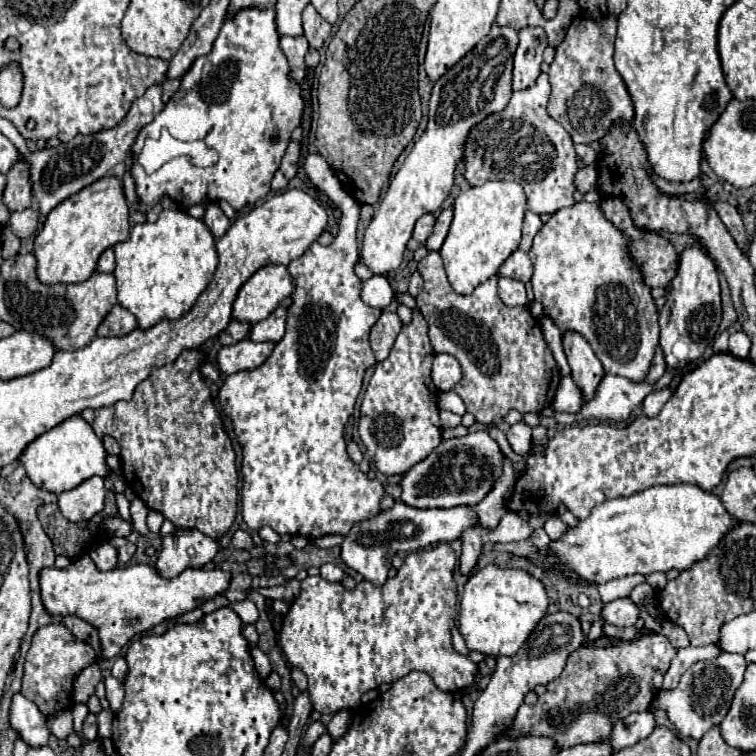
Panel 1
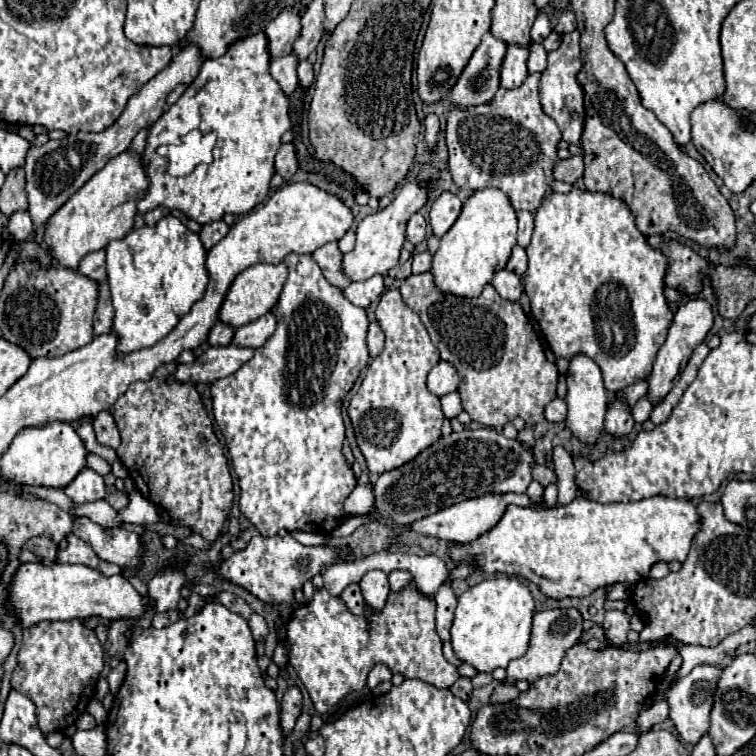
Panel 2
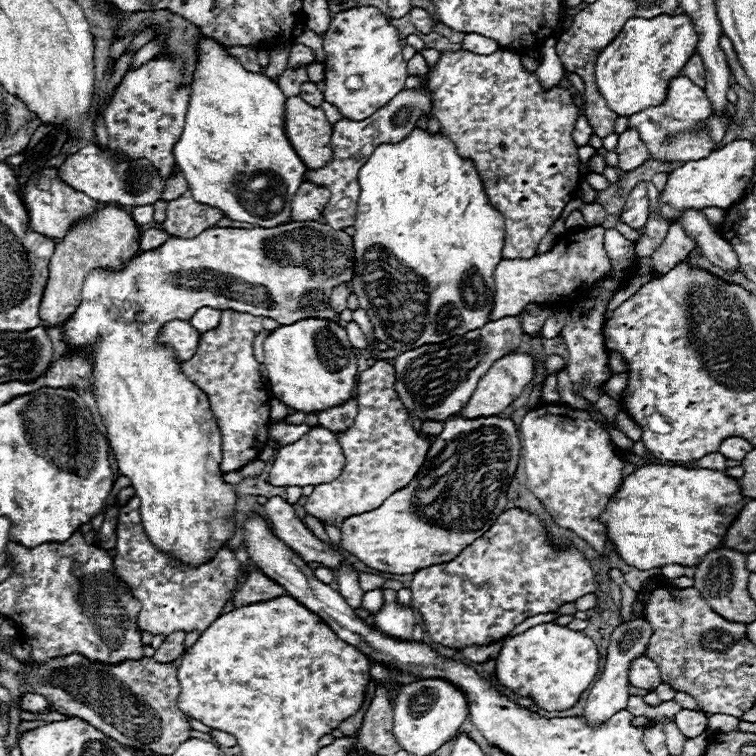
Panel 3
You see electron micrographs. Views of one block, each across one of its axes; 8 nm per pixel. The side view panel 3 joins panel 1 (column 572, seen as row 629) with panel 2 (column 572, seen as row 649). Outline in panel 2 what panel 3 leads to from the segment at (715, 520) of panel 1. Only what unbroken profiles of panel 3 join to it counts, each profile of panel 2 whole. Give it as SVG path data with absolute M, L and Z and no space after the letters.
M532 480L526 494L538 502L538 508L520 508L508 504L500 522L474 540L472 544L454 544L450 548L454 560L474 560L486 574L502 572L508 576L522 576L538 584L540 590L556 600L566 596L588 596L596 588L616 584L616 582L634 582L646 580L650 568L656 562L684 562L690 550L690 544L700 532L700 514L698 506L688 498L670 498L670 496L652 496L638 502L618 502L618 504L598 504L588 498L574 498L568 506L562 508L544 508L542 504L544 488Z

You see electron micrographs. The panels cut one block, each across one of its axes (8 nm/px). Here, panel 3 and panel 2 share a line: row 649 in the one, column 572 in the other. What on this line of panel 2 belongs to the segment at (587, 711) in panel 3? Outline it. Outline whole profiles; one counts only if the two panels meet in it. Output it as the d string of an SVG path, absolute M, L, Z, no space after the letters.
M566 608L566 610L544 610L534 614L532 622L532 638L528 652L522 658L516 658L508 664L506 668L506 680L504 684L514 686L518 680L538 680L540 676L550 676L560 670L560 660L564 658L564 652L572 648L574 644L580 642L580 636L584 632L582 628L582 616L576 608Z

